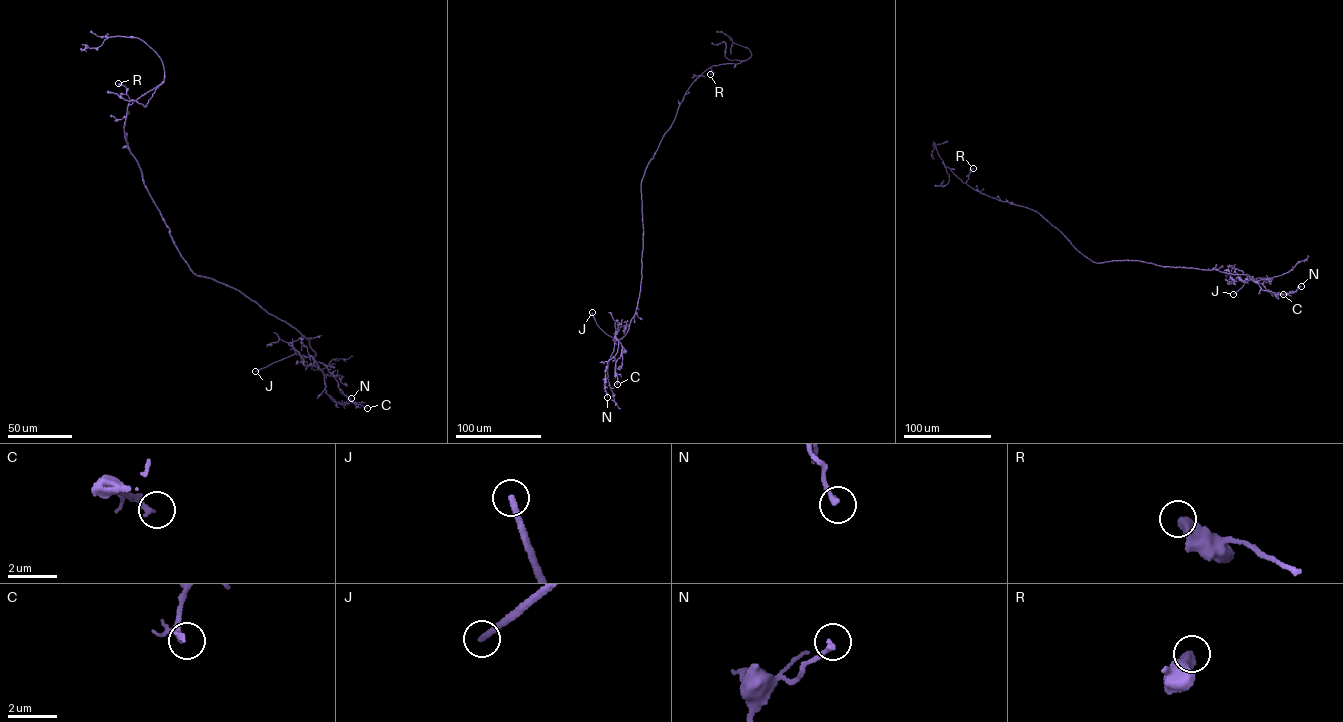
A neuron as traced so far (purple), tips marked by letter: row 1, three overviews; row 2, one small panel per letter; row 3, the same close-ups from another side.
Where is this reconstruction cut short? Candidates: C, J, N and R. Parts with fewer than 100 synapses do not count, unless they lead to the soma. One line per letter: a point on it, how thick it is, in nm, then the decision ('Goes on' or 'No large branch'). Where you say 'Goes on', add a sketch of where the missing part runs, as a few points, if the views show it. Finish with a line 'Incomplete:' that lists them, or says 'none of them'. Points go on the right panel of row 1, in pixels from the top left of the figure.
C: Place: (1283, 294). Thickness 220 nm. No large branch
J: Place: (1233, 294). Thickness 240 nm. Goes on. Course of what is missing: (1233, 294), (1214, 303), (1195, 300)
N: Place: (1301, 286). Thickness 220 nm. No large branch
R: Place: (973, 168). Thickness 480 nm. No large branch
Incomplete: J

